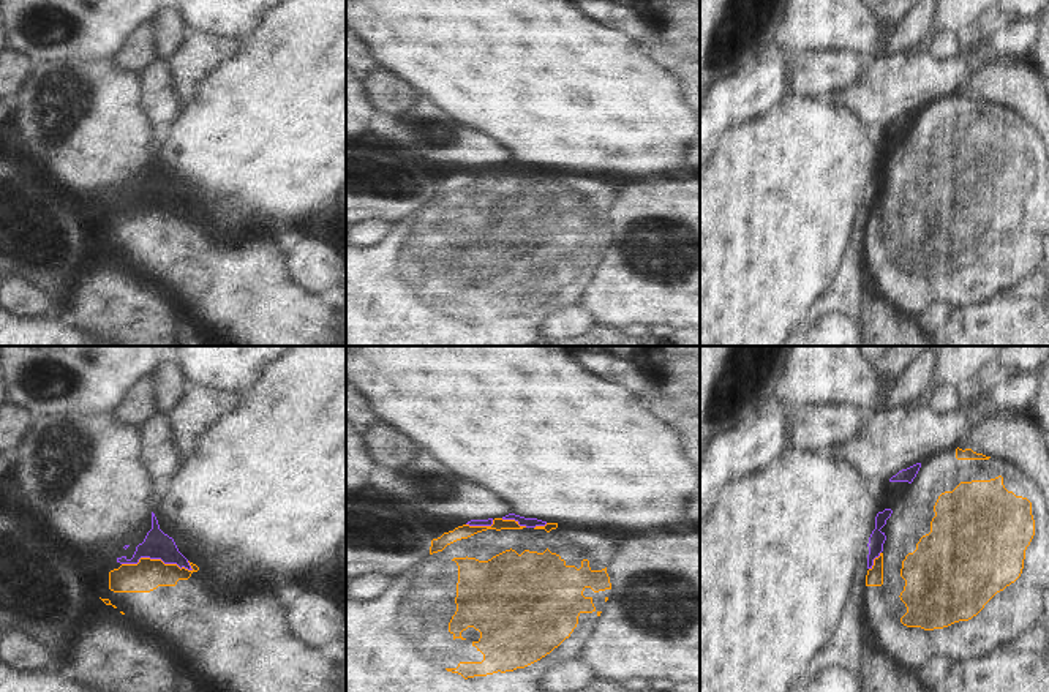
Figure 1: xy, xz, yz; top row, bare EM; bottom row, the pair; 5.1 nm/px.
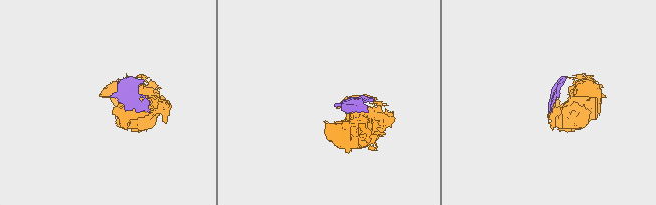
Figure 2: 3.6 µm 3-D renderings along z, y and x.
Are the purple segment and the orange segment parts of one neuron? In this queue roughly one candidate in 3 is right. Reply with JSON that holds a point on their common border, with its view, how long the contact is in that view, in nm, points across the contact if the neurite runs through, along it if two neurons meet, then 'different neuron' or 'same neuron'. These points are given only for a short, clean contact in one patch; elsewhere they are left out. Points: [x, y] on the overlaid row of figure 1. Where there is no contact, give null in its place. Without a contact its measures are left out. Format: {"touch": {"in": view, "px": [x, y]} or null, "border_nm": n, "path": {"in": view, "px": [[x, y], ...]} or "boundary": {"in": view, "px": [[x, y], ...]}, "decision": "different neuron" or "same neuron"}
{"touch": {"in": "xy", "px": [158, 558]}, "border_nm": 360, "boundary": {"in": "xy", "px": [[122, 564], [160, 558], [193, 569]]}, "decision": "different neuron"}

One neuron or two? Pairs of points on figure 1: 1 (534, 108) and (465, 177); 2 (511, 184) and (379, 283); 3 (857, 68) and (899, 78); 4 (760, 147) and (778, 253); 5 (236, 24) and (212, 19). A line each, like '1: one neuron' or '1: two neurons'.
1: two neurons
2: one neuron
3: two neurons
4: one neuron
5: one neuron

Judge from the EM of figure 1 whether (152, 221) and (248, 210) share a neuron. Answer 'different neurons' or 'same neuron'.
different neurons

